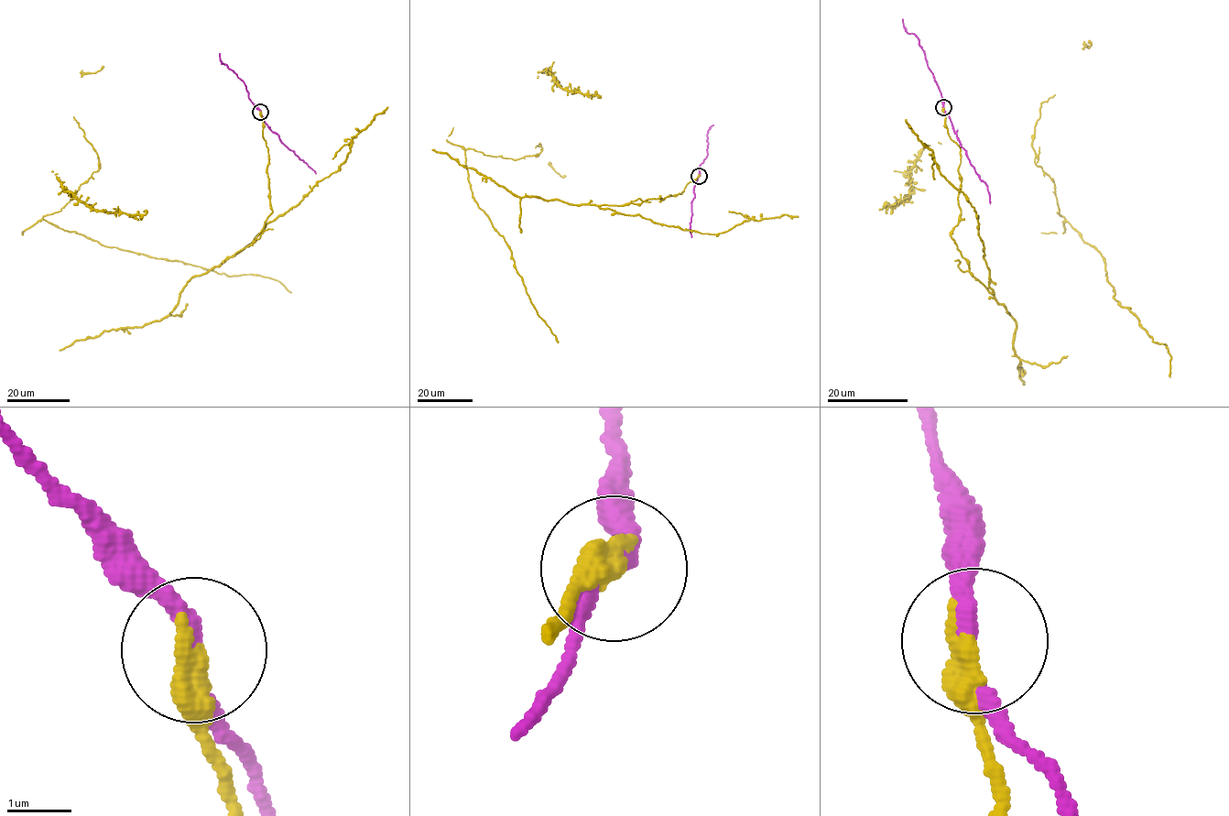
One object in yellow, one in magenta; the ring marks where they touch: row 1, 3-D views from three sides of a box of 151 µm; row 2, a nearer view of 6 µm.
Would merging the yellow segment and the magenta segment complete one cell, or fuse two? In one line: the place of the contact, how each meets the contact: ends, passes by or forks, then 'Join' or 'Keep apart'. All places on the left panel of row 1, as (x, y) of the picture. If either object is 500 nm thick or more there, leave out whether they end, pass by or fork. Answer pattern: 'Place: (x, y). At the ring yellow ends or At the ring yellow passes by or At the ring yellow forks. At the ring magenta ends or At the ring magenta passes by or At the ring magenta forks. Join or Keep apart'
Place: (260, 112). At the ring yellow ends. At the ring magenta passes by. Keep apart

